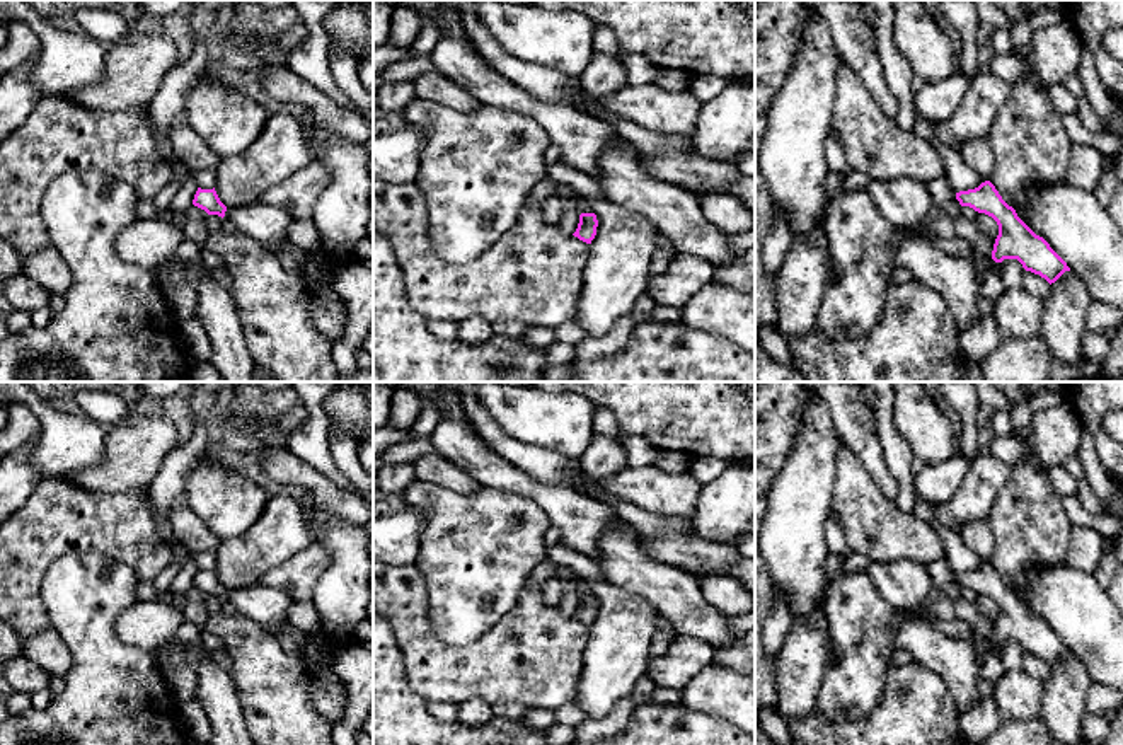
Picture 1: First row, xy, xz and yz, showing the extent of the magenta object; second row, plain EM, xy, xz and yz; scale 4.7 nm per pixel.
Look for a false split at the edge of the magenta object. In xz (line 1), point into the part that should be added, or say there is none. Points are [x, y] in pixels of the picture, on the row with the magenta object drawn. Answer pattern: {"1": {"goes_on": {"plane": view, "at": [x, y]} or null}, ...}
{"1": {"goes_on": null}}

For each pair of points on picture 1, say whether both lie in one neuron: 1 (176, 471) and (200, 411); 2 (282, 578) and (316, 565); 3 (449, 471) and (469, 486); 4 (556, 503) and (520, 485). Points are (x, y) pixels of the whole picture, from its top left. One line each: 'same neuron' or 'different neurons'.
1: same neuron
2: same neuron
3: same neuron
4: same neuron

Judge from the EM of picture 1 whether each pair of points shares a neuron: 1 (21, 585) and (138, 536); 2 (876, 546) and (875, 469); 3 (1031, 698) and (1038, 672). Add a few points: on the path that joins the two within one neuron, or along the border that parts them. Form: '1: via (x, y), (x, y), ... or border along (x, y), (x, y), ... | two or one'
1: via (43, 554), (62, 536), (108, 536) | one
2: border along (851, 450), (873, 481), (893, 502) | two
3: border along (1021, 669), (1043, 684) | two

